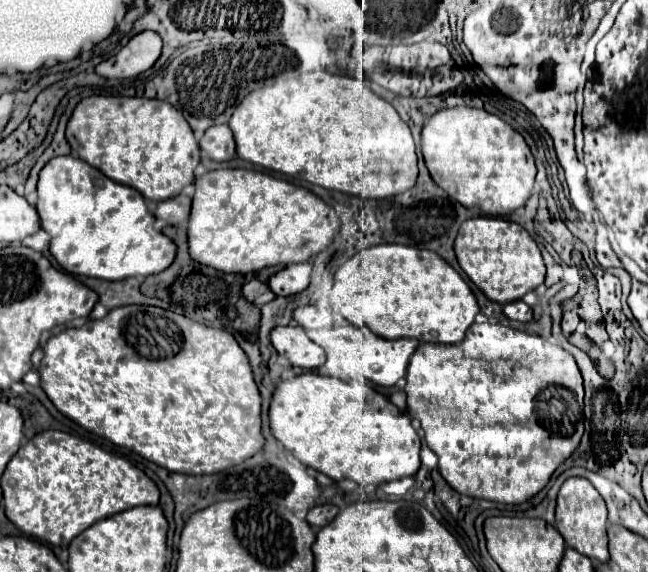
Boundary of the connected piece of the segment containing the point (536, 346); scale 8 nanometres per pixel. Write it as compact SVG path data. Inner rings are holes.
M472 324L460 344L420 342L406 370L404 392L408 414L420 420L424 442L438 456L442 478L472 498L502 504L530 500L578 448L584 434L584 388L572 354L536 334L502 324Z

